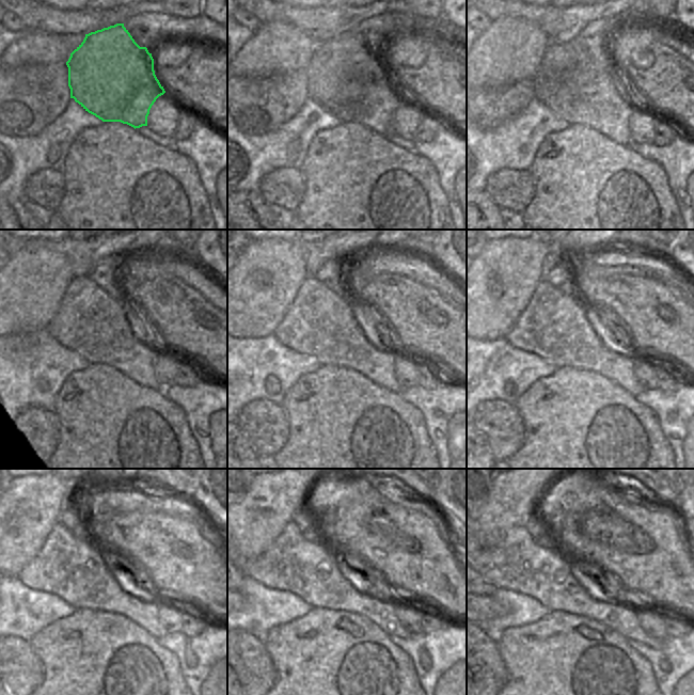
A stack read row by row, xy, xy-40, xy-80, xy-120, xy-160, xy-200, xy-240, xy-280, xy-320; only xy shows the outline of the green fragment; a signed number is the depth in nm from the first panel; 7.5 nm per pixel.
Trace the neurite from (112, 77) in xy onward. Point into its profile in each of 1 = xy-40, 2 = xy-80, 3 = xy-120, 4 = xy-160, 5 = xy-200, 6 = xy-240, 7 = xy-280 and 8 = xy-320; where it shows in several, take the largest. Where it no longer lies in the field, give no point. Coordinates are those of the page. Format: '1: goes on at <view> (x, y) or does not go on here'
1: goes on at xy-40 (347, 76)
2: goes on at xy-80 (580, 80)
3: goes on at xy-120 (101, 328)
4: goes on at xy-160 (334, 324)
5: goes on at xy-200 (569, 325)
6: goes on at xy-240 (90, 567)
7: goes on at xy-280 (318, 563)
8: goes on at xy-320 (554, 567)

